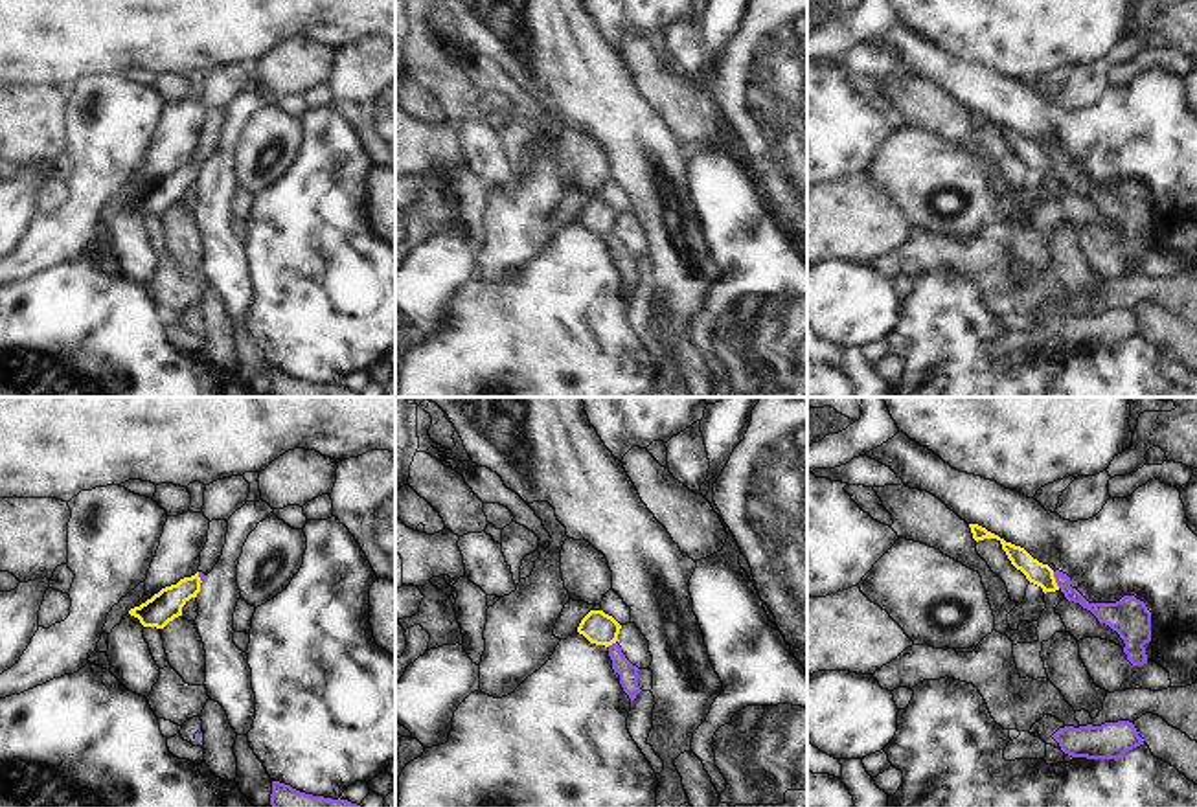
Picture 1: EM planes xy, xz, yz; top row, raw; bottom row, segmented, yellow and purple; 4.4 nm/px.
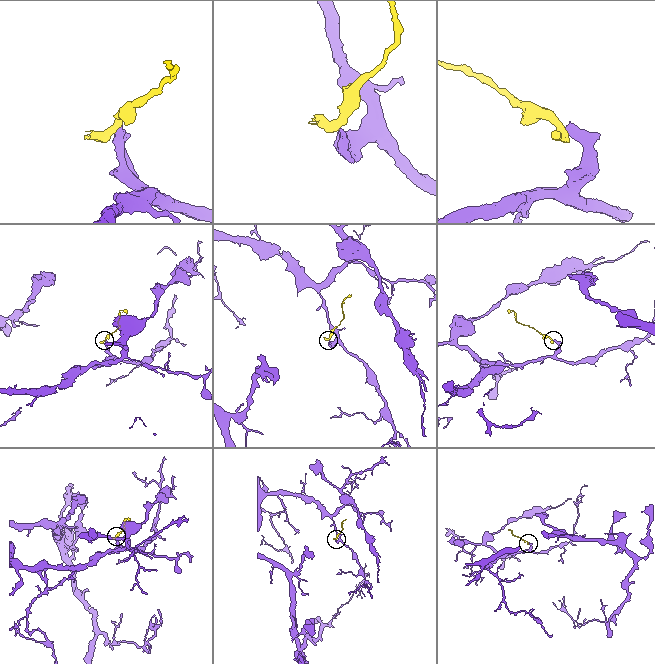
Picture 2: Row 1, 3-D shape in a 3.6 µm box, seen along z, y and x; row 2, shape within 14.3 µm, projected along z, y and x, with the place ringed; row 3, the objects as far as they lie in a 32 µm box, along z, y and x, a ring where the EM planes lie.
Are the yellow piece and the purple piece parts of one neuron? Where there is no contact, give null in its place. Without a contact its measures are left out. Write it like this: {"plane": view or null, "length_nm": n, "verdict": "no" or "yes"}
{"plane": "yz", "length_nm": 80, "verdict": "no"}

